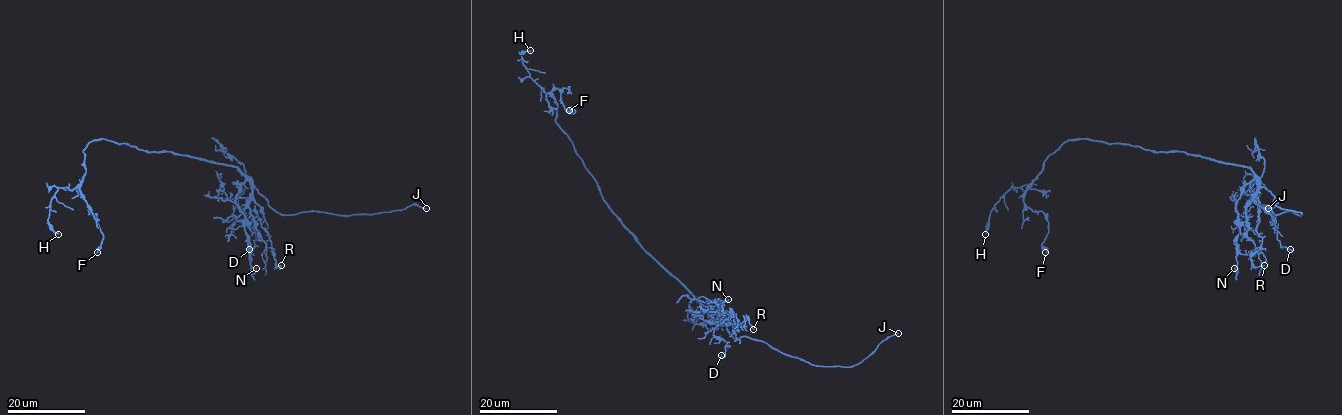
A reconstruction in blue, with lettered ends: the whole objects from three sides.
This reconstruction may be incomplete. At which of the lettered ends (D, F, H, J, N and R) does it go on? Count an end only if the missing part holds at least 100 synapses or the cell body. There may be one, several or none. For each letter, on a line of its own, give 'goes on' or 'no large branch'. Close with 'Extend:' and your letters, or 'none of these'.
D: no large branch
F: no large branch
H: no large branch
J: goes on
N: no large branch
R: no large branch
Extend: J

